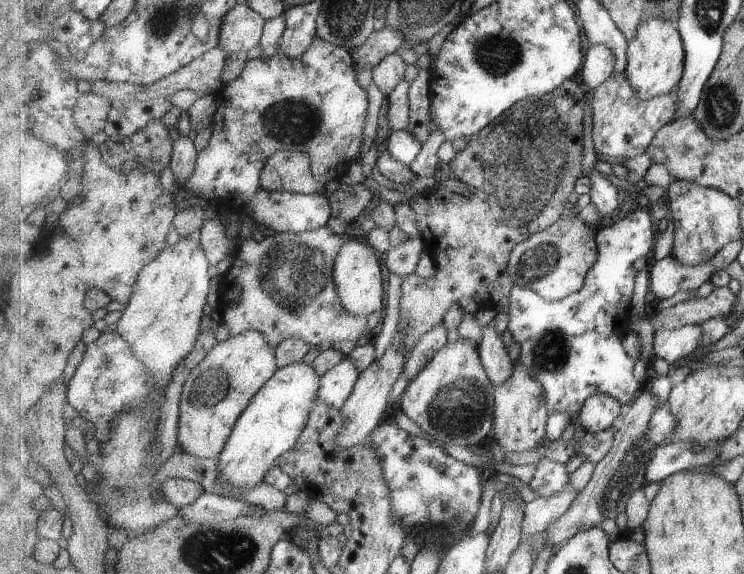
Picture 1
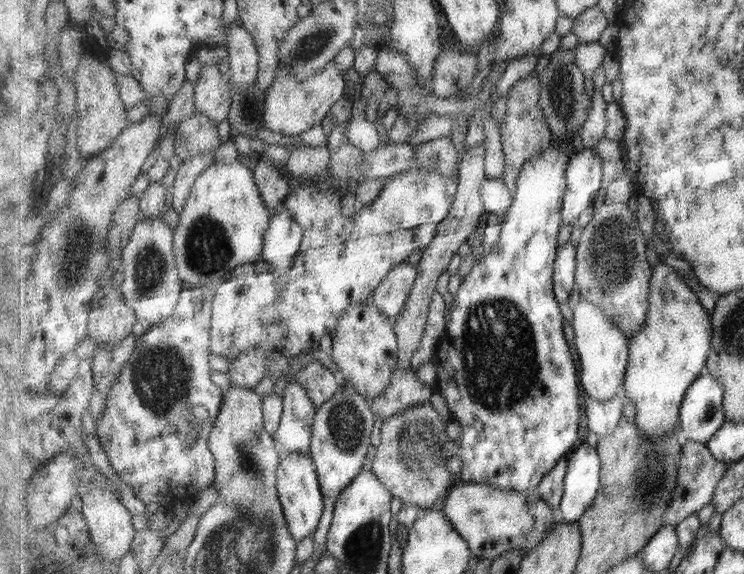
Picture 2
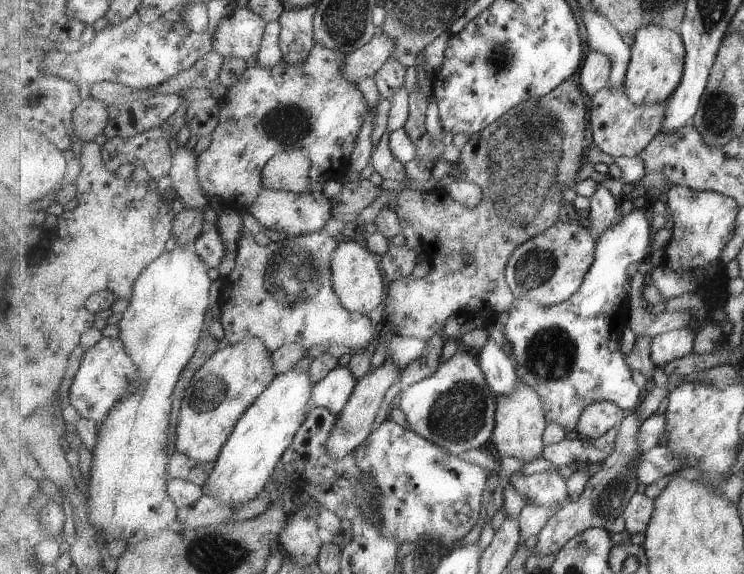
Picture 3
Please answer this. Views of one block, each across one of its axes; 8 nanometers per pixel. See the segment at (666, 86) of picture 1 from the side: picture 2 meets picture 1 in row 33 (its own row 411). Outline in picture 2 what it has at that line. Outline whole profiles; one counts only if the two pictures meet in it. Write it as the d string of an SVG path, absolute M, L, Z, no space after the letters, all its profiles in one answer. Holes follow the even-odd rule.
M660 260L653 267L645 325L630 340L624 382L625 398L636 402L636 422L644 438L656 440L679 426L682 402L706 367L712 340L711 314L677 269Z

